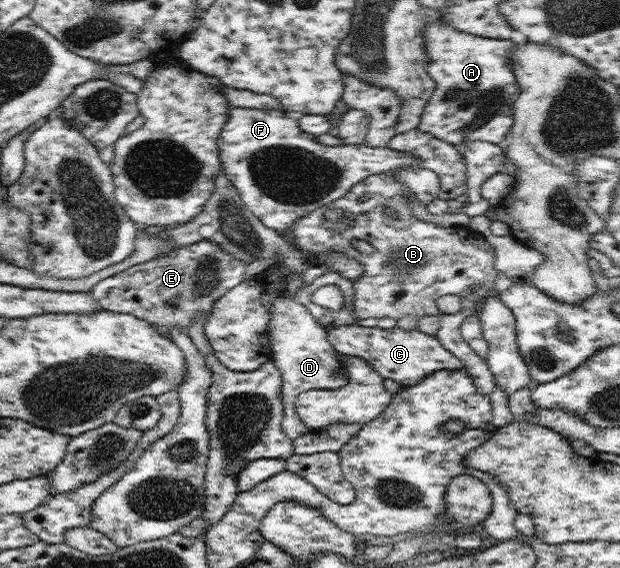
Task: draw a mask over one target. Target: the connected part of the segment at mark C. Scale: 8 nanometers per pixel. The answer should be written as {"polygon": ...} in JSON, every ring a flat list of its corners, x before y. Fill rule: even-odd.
{"polygon":[[357,324,342,325,329,330,327,338,341,355,353,355,368,360,384,379,391,378,403,388,419,384,435,371,461,370,463,367,461,360,449,352,436,336,427,335,418,329,407,332,398,327,387,330,364,328]]}

